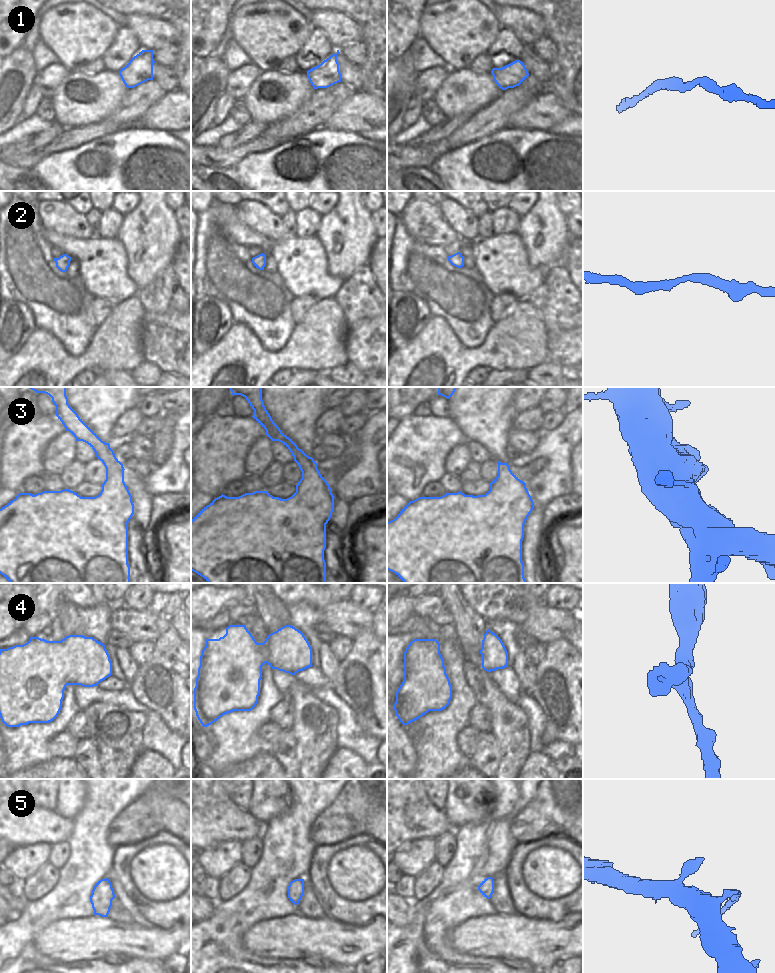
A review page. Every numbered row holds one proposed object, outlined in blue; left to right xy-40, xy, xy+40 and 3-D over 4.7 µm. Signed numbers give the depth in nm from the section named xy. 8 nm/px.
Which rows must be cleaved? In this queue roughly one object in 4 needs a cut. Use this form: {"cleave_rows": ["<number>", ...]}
{"cleave_rows": []}

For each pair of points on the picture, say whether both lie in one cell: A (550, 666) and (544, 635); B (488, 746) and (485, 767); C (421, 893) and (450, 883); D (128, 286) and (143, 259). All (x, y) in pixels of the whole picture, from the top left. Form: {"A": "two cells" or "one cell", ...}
{"A": "two cells", "B": "one cell", "C": "two cells", "D": "two cells"}

